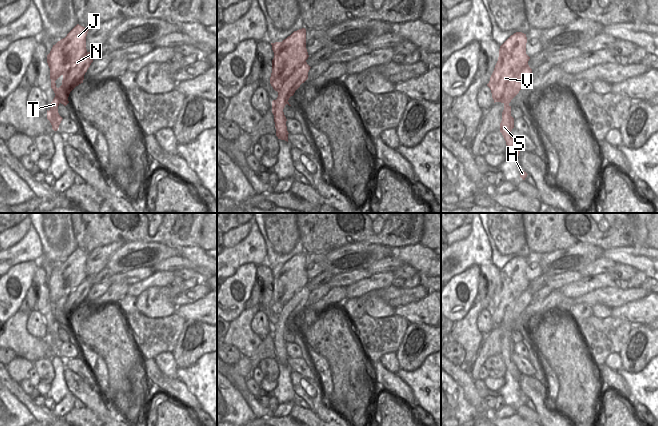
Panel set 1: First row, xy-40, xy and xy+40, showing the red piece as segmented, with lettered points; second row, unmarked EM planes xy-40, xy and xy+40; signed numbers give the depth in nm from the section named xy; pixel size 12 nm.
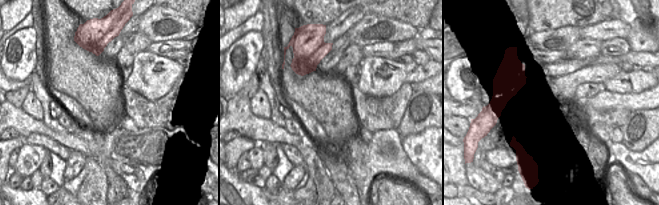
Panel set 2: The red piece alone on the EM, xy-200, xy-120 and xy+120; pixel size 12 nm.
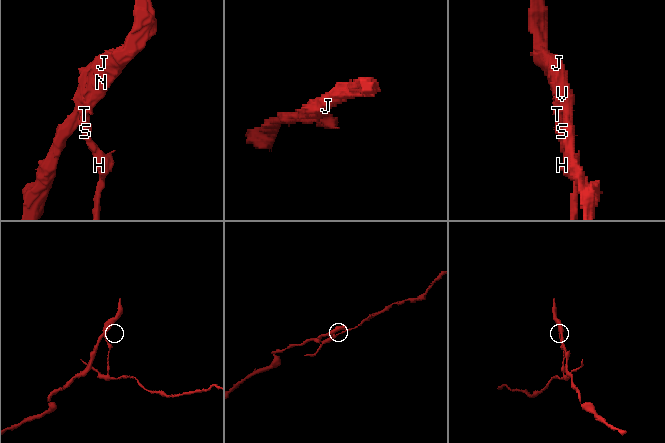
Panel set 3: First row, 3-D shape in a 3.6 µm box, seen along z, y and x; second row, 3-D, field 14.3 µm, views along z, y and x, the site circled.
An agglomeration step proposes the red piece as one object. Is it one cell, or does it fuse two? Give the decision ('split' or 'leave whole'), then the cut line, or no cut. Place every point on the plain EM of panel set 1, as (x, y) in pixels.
split; cut in xy+40 along (512, 321), (502, 321), (498, 325)

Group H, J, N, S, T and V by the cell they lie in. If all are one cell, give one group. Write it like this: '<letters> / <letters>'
H S T / J N V

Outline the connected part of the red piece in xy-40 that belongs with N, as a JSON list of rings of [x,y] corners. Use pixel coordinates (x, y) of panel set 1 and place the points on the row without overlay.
[[[77,248],[65,262],[53,269],[47,279],[51,312],[60,327],[66,330],[70,316],[83,307],[84,299],[93,286],[86,273],[89,252]]]

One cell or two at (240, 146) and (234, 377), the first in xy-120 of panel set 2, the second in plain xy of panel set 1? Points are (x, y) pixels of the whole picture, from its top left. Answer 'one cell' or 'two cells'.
two cells

